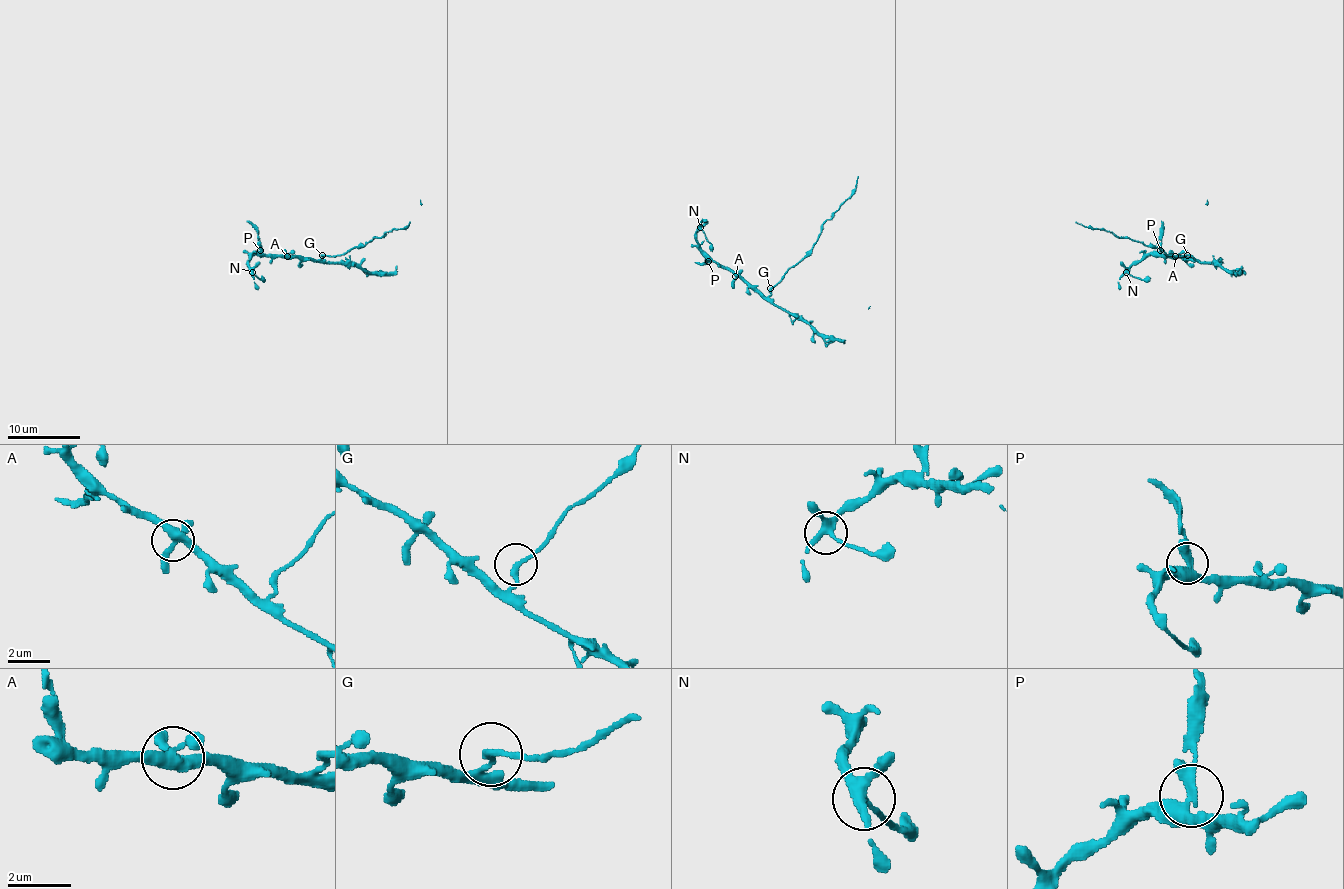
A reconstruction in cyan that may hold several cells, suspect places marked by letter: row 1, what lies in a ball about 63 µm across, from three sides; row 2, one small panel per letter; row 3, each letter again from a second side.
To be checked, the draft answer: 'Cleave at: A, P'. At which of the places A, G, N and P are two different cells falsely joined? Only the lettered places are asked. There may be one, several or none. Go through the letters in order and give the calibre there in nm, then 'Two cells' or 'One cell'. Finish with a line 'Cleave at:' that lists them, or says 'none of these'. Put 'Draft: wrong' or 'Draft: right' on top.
Draft: wrong
A: Thickness 340 nm. One cell
G: Thickness 200 nm. Two cells
N: Thickness 320 nm. One cell
P: Thickness 360 nm. Two cells
Cleave at: G, P

